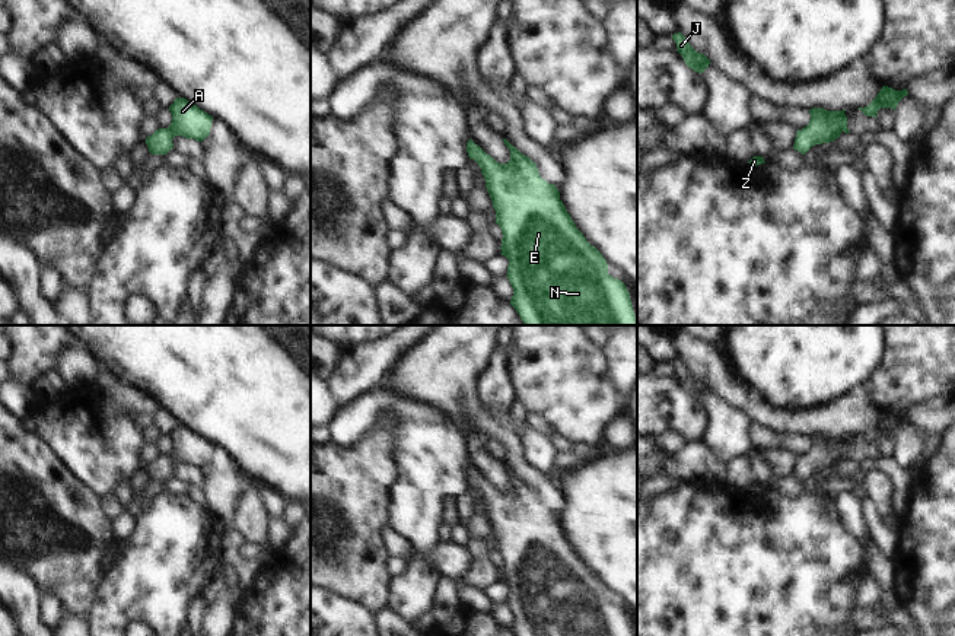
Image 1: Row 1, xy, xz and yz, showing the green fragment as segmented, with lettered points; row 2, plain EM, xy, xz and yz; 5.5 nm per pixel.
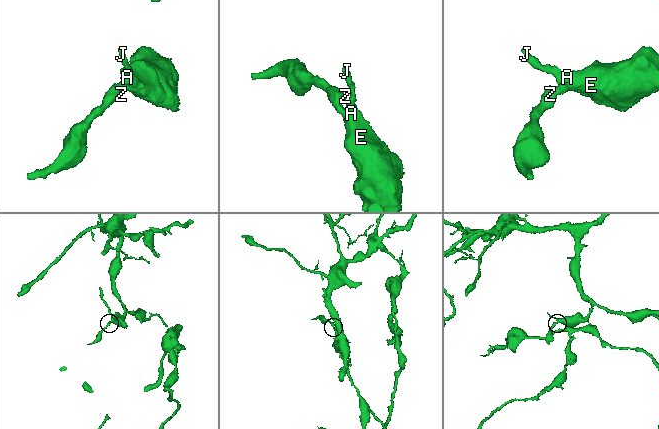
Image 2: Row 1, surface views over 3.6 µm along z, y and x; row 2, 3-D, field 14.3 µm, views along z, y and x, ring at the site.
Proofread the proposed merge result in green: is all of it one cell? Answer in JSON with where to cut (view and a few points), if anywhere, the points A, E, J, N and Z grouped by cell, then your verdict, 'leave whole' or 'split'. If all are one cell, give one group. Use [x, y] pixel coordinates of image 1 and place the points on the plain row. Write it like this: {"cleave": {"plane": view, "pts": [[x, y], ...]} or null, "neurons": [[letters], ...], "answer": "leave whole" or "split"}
{"cleave": null, "neurons": [["A", "E", "J", "N", "Z"]], "answer": "leave whole"}

